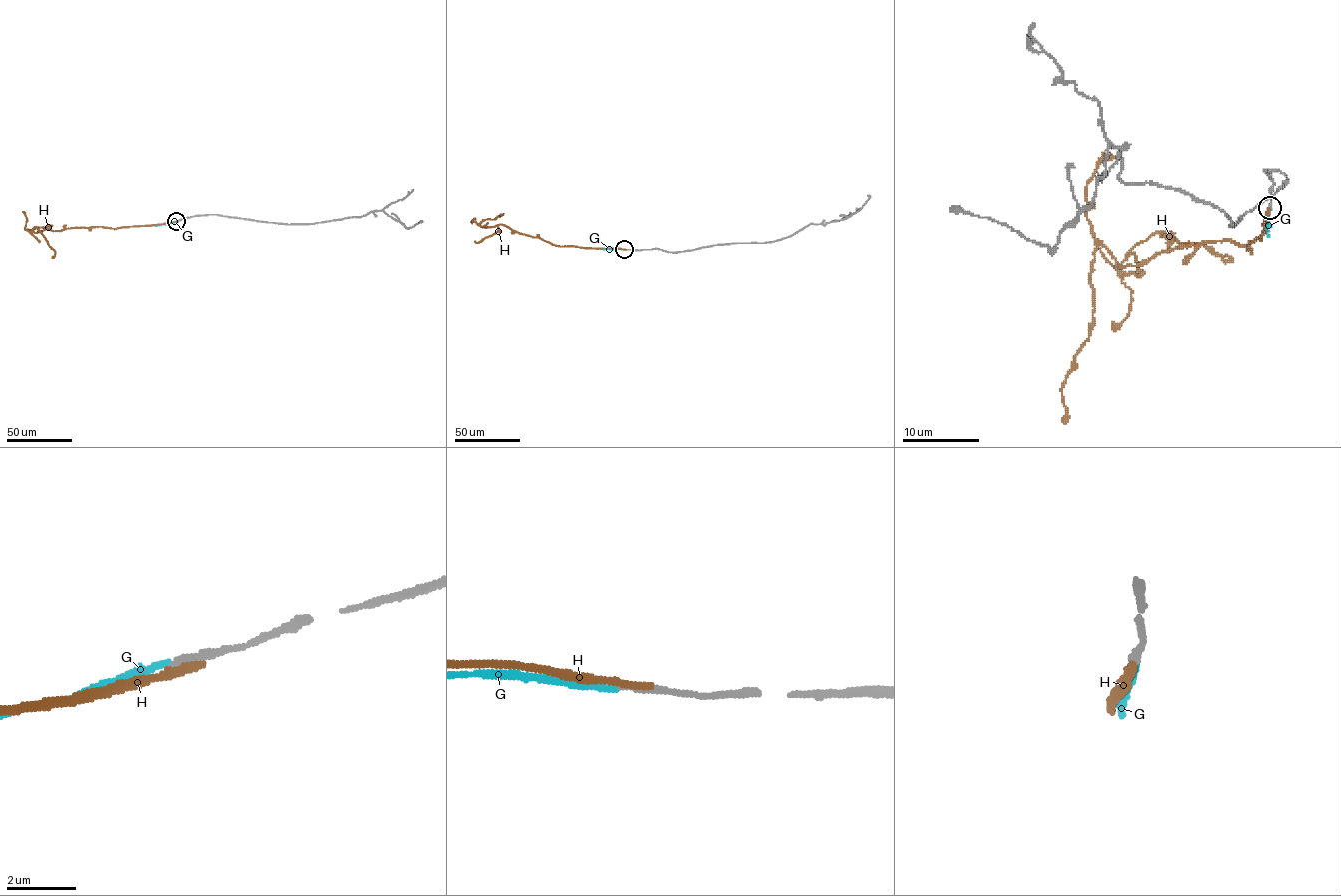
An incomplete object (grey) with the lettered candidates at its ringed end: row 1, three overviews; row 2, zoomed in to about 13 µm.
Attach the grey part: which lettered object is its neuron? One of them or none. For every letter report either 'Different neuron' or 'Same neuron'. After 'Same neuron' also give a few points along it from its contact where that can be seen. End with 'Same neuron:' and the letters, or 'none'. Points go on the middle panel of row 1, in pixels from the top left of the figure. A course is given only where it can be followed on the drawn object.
G: Different neuron
H: Different neuron
Same neuron: none

